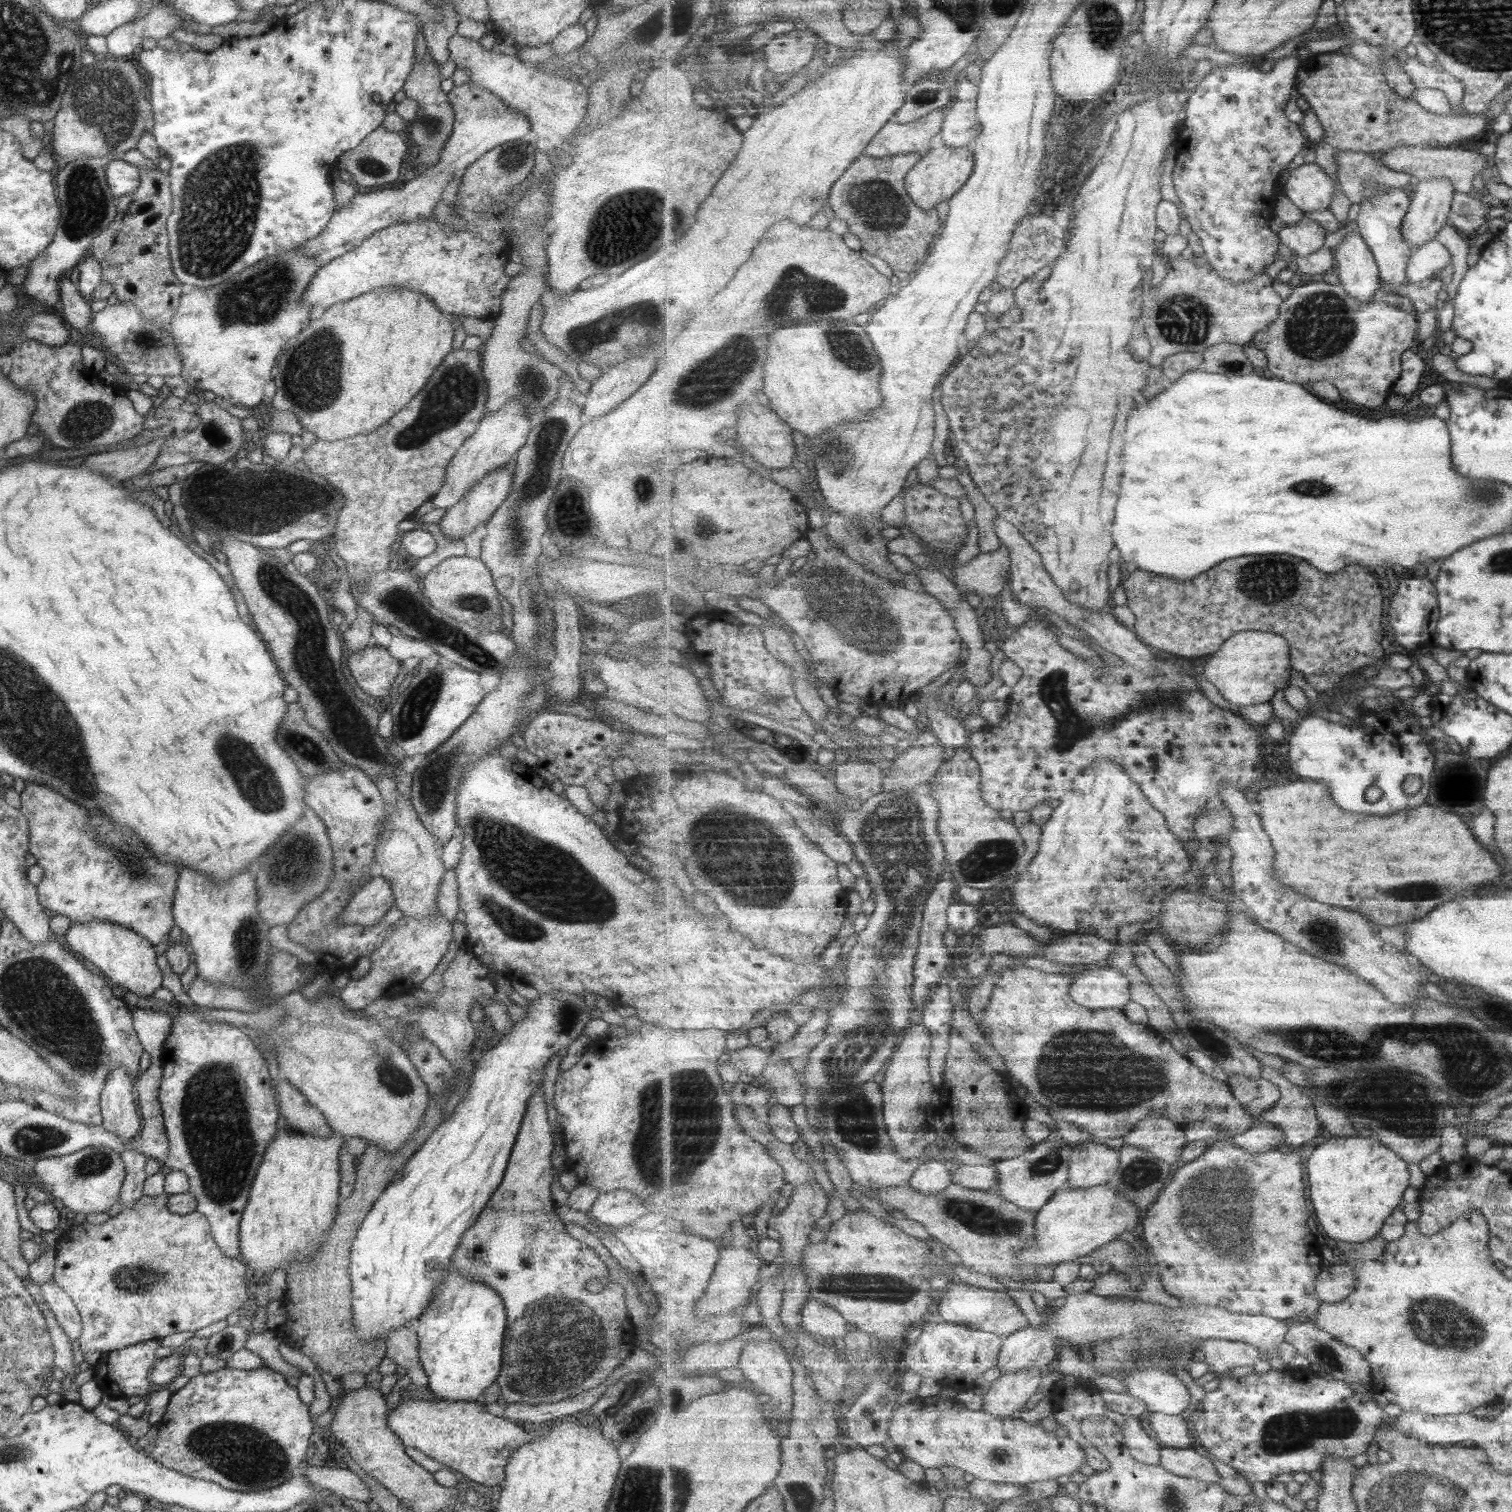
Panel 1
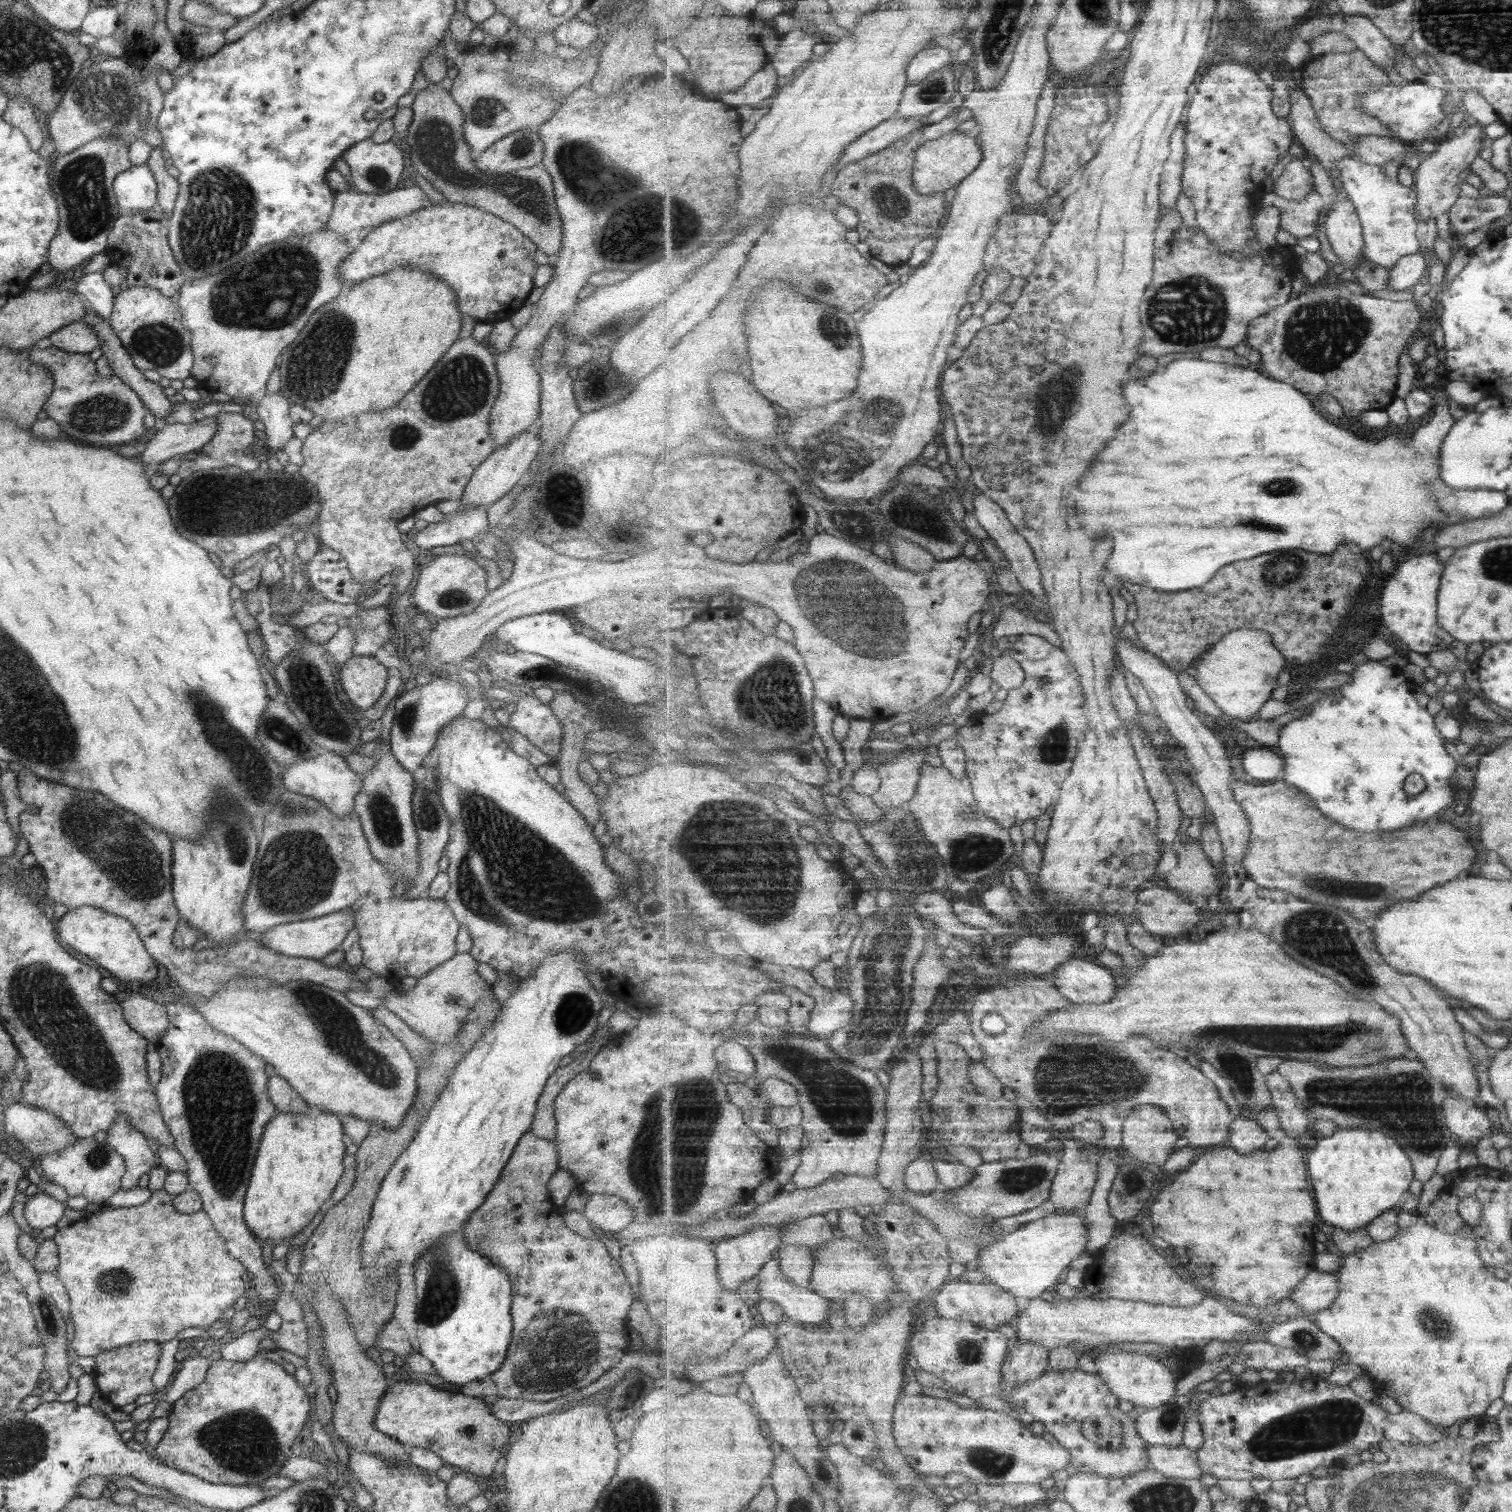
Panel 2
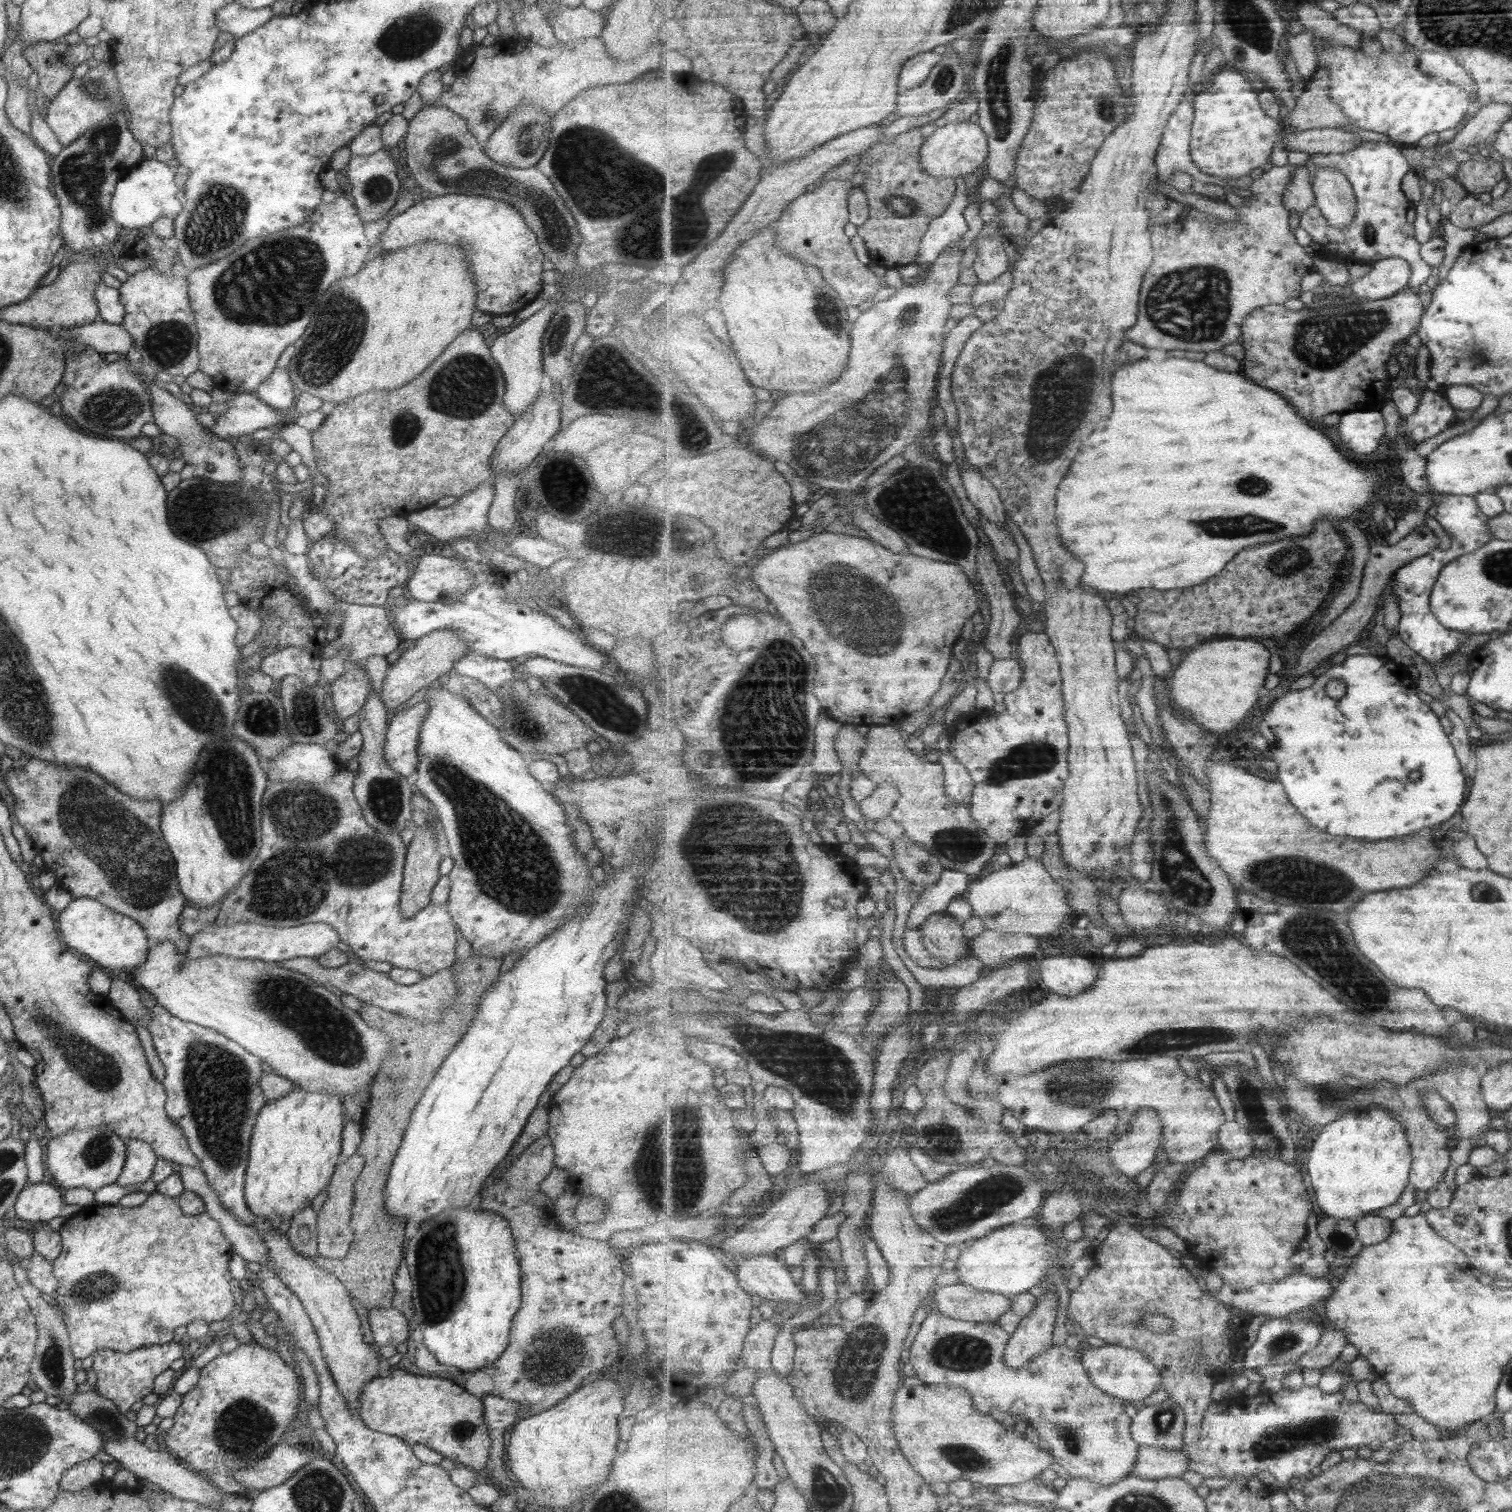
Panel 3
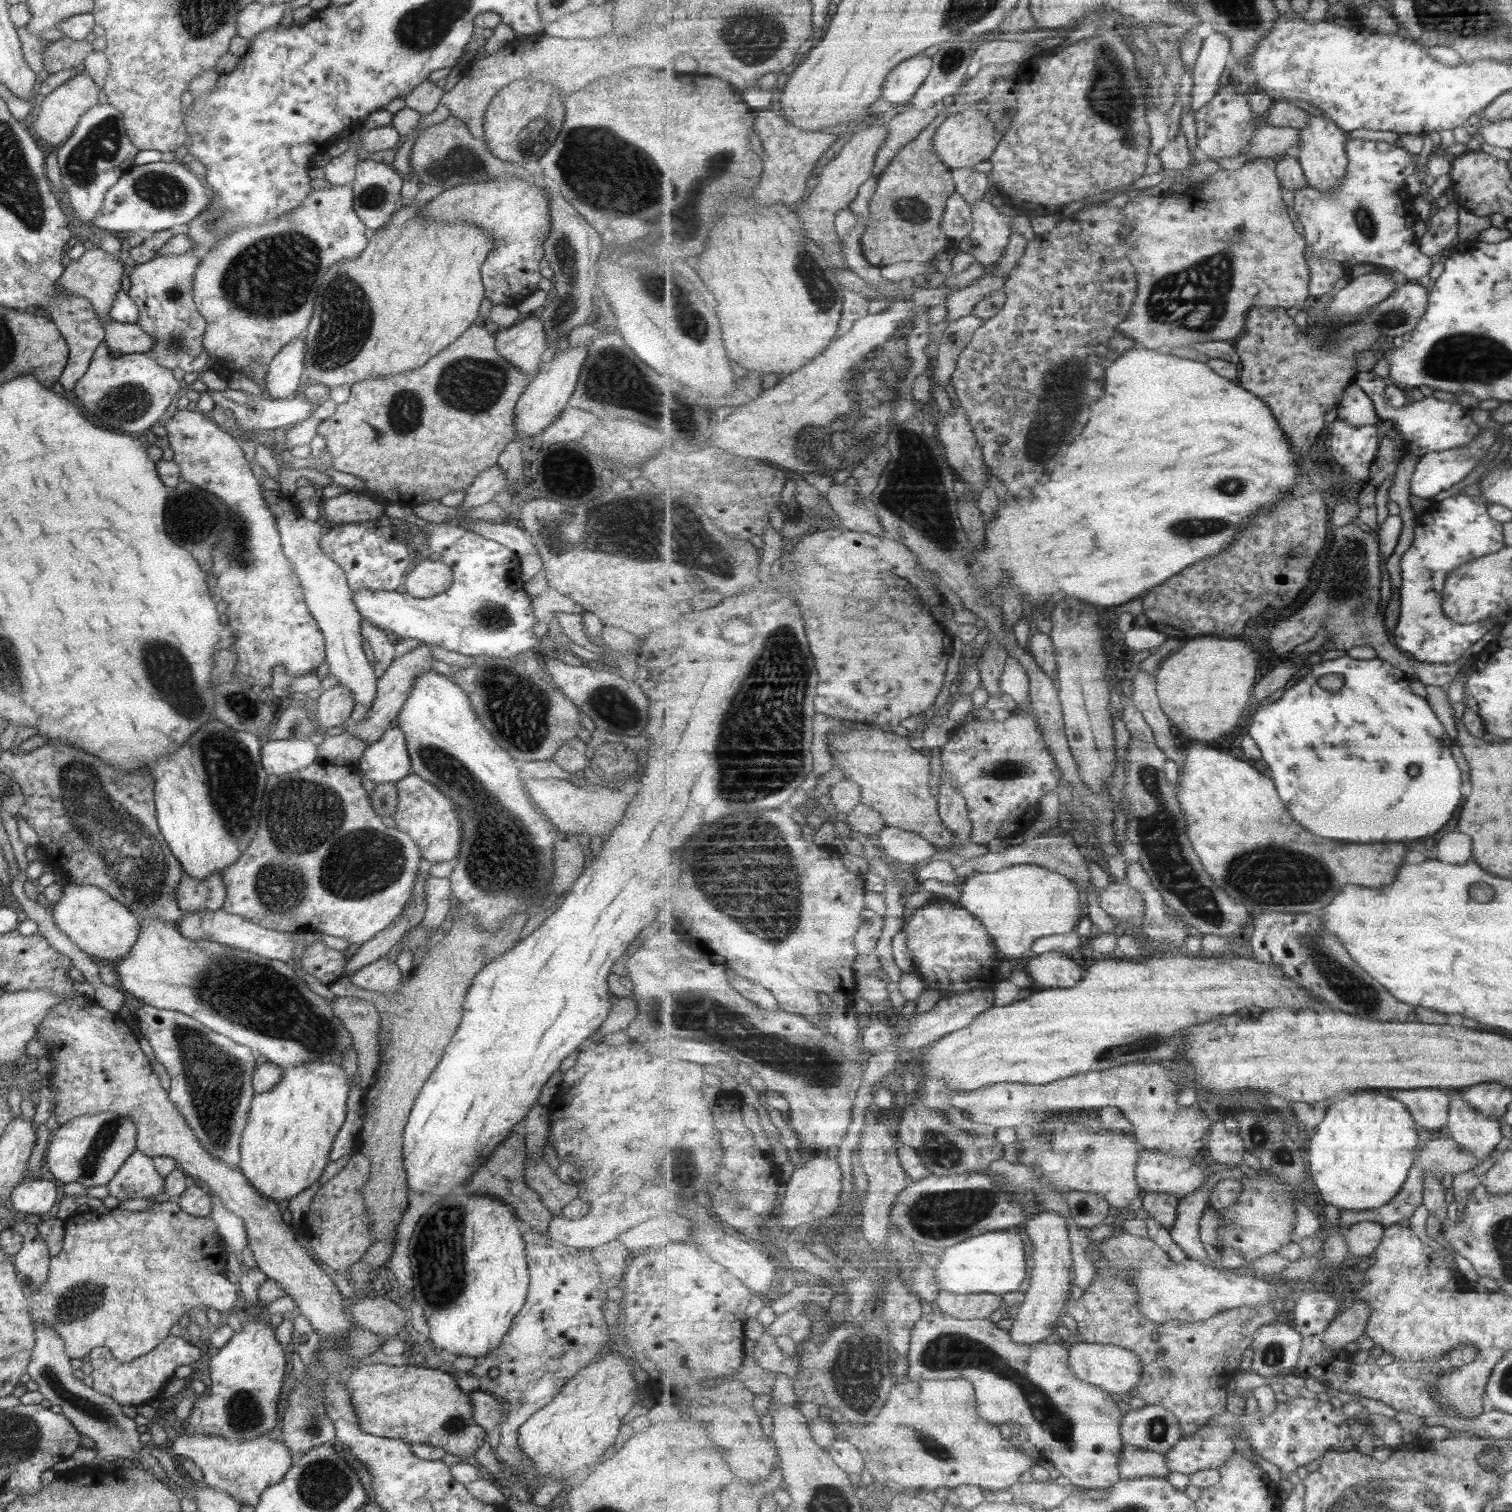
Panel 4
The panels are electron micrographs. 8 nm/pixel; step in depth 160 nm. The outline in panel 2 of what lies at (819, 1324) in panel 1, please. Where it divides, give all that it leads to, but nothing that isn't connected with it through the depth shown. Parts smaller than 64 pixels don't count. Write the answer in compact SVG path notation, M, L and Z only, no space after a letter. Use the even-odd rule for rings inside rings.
M771 1259L758 1273L761 1298L774 1300L781 1306L786 1318L798 1324L806 1323L813 1327L827 1321L829 1323L833 1302L823 1298L811 1288L797 1286L779 1268L779 1261Z

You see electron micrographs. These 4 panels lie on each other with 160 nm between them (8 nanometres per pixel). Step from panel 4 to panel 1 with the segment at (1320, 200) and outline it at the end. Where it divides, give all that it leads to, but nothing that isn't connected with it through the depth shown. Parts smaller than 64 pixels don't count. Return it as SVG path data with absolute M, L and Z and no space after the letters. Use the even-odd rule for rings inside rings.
M1366 180L1366 200L1361 202L1355 218L1361 236L1368 242L1380 267L1380 280L1384 282L1385 293L1396 294L1402 284L1410 282L1408 277L1409 259L1415 249L1405 239L1403 233L1404 218L1410 209L1412 200L1403 188L1382 188L1372 180Z

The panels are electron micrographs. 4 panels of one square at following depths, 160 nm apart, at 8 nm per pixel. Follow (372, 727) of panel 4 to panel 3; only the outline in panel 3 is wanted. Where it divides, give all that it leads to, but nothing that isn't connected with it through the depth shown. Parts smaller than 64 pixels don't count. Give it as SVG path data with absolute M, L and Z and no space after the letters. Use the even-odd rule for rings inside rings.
M441 629L418 638L415 646L402 652L400 657L388 668L383 679L381 700L387 710L397 711L417 690L434 685L444 679L446 672L452 671L454 662L465 656L469 650L462 636L453 629Z

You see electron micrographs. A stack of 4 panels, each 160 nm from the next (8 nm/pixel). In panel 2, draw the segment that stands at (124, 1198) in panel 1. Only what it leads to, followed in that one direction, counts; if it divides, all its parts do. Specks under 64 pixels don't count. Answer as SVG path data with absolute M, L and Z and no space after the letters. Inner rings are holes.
M123 1114L112 1120L103 1138L124 1160L124 1175L120 1178L121 1189L137 1187L139 1176L157 1165L157 1156L147 1147L147 1139L126 1121Z

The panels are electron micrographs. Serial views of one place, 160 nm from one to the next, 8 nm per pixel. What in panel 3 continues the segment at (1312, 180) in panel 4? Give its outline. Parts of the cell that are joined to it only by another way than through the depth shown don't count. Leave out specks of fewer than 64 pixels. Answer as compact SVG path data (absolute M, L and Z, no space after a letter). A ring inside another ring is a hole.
M1312 166L1316 205L1331 226L1348 228L1357 212L1357 200L1351 182L1337 169Z

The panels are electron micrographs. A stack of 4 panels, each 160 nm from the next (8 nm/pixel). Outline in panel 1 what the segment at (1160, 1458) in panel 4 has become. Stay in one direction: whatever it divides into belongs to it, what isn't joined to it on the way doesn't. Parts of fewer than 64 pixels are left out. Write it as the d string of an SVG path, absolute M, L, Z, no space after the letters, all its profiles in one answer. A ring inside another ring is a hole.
M1163 1446L1161 1466L1182 1477L1217 1483L1221 1480L1213 1462L1209 1458L1201 1456L1199 1452L1195 1452L1192 1447L1177 1449Z

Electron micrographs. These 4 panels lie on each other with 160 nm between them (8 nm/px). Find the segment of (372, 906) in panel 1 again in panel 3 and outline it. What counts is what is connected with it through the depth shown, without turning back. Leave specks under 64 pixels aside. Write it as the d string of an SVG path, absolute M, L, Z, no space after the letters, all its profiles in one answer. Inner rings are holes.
M214 922L205 925L190 937L186 958L197 959L215 954L231 958L249 958L260 962L281 963L292 958L316 959L324 952L336 948L339 942L334 928L322 922L300 924L292 927L268 927L254 922L238 922L231 926L217 926Z

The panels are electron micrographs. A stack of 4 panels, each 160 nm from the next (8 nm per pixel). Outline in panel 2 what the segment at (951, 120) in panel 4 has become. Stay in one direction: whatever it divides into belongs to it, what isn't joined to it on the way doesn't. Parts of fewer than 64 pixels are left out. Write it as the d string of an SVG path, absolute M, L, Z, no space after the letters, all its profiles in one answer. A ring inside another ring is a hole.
M953 130L941 138L920 145L916 169L912 174L913 182L921 194L931 195L951 190L973 174L973 171L982 164L983 158L984 152L976 135Z

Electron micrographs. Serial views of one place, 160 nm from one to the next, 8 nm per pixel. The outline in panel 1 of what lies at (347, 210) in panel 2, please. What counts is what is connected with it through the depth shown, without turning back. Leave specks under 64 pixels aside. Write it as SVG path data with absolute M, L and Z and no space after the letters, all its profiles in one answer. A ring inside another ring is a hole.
M467 81L462 85L455 85L446 94L448 103L453 111L451 134L439 149L439 162L427 170L419 171L419 175L407 181L401 189L388 187L358 191L349 206L335 210L327 221L325 228L315 238L309 239L299 249L307 256L316 260L320 268L327 262L327 252L337 246L357 244L369 235L393 225L395 222L413 222L414 220L429 218L436 202L441 200L443 188L460 177L460 174L473 162L491 150L494 146L509 140L529 138L529 125L519 110L511 109L488 90L475 86Z

